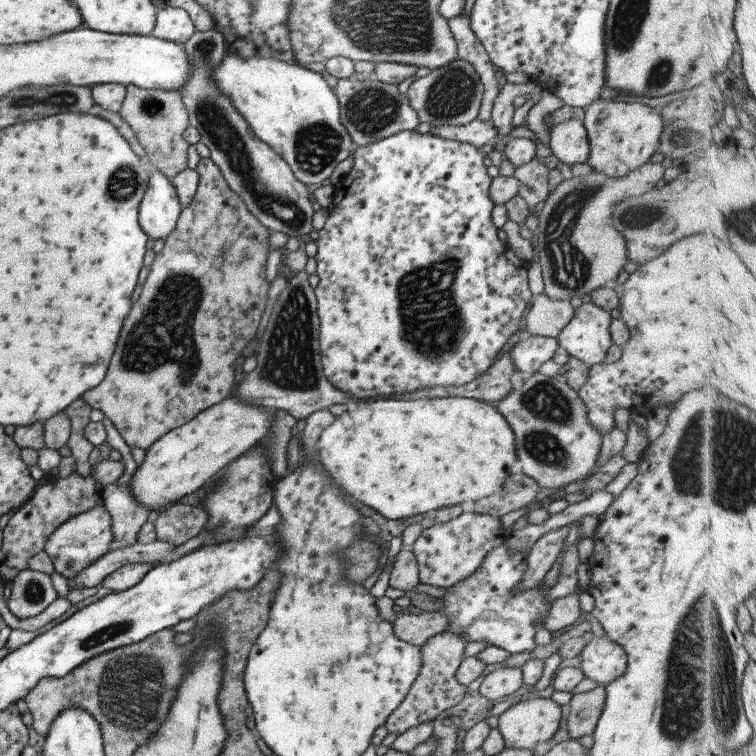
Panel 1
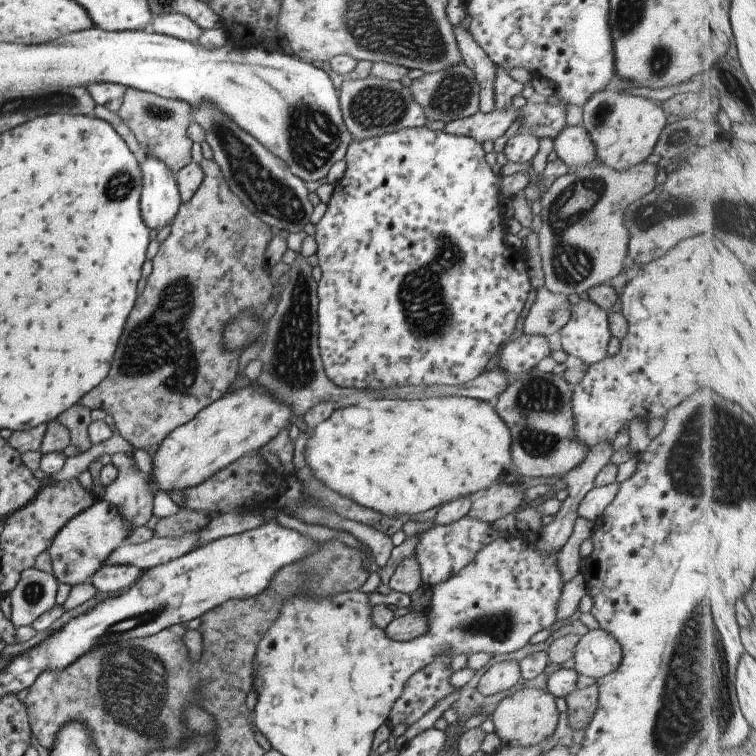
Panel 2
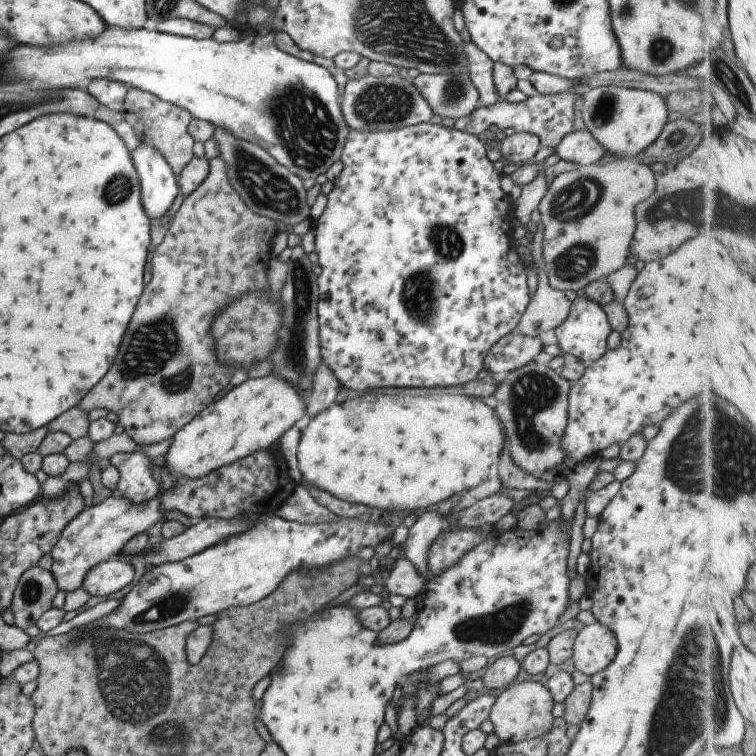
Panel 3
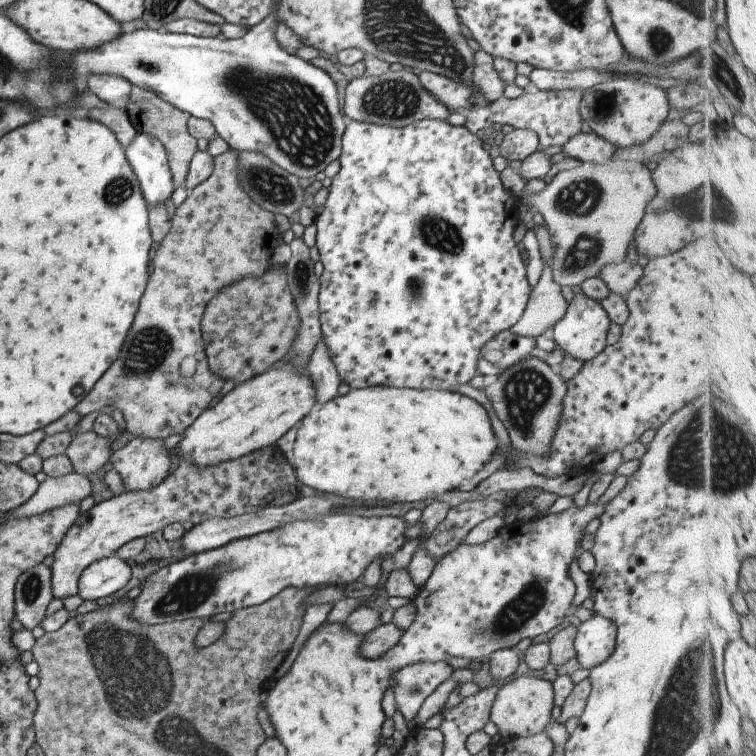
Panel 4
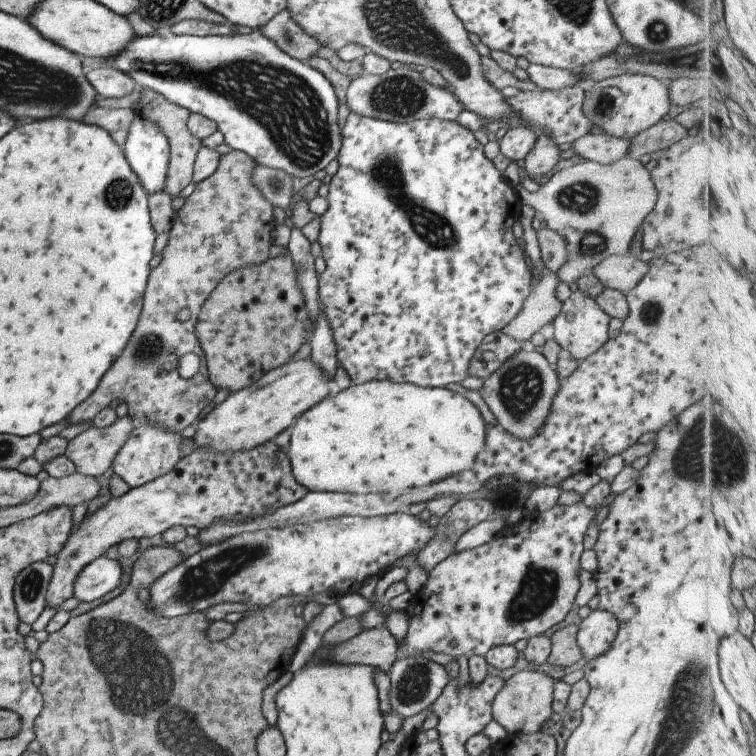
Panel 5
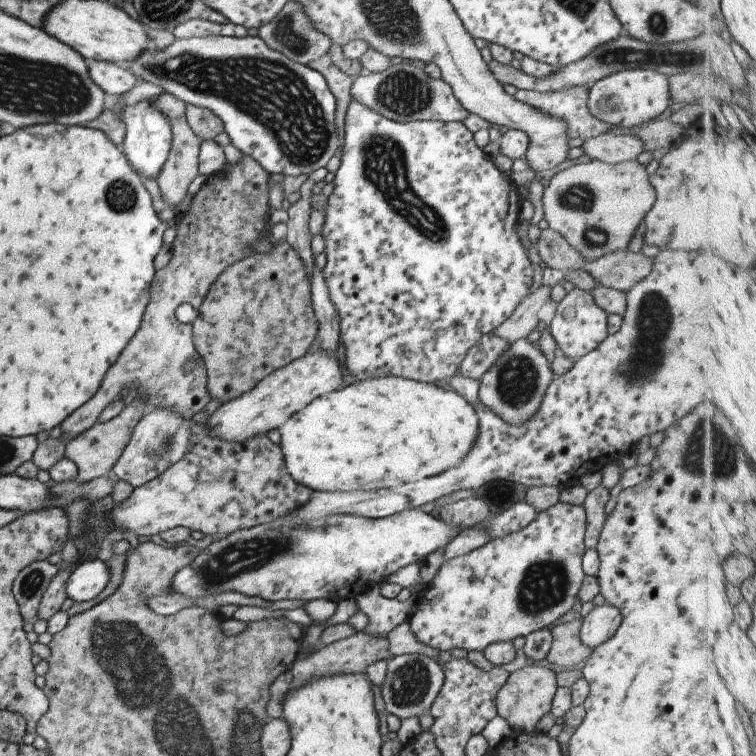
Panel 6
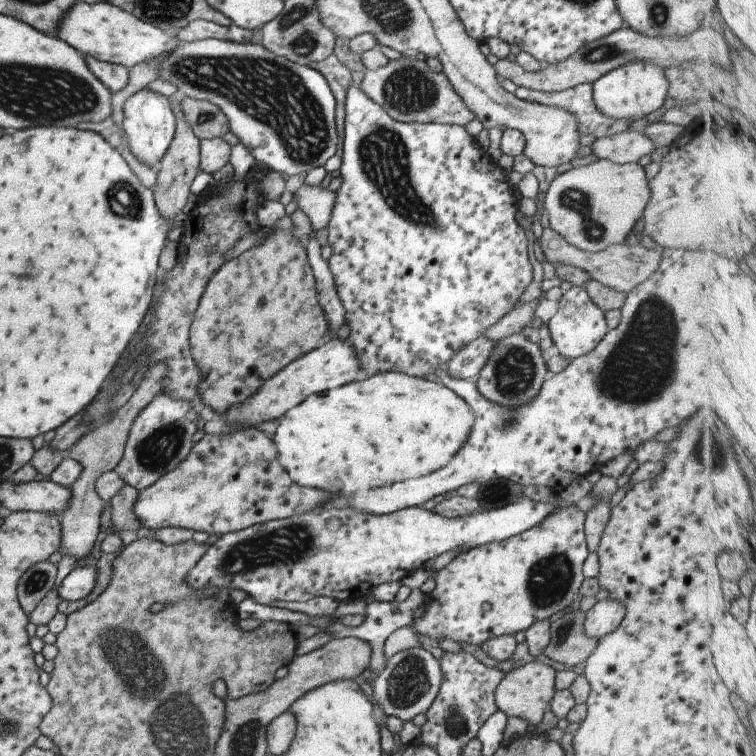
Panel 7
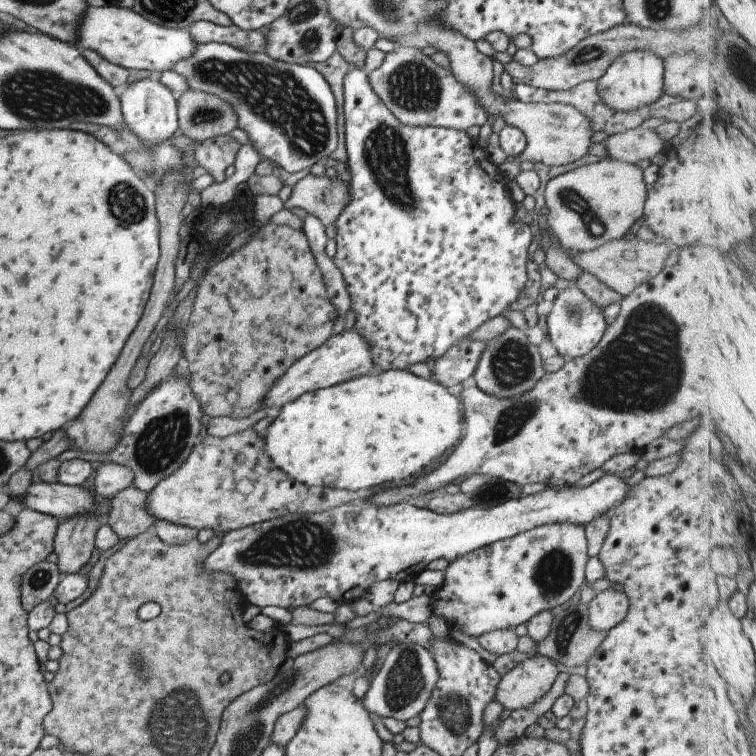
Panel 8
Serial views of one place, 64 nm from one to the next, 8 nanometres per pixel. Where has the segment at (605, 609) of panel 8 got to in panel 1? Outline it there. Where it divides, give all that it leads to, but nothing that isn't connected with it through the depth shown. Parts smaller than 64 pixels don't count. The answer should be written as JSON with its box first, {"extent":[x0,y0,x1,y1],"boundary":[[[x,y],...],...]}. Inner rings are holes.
{"extent":[579,634,627,686],"boundary":[[[604,634],[585,643],[579,654],[579,668],[584,677],[604,686],[623,674],[627,658],[621,647]]]}

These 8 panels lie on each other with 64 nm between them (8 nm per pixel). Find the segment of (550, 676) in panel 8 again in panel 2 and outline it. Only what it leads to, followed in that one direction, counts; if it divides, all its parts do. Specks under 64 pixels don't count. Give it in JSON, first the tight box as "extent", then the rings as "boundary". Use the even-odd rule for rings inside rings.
{"extent":[489,688,558,748],"boundary":[[[523,688],[499,700],[494,708],[489,719],[493,722],[494,734],[499,738],[501,746],[514,745],[524,748],[537,745],[554,732],[558,721],[554,697],[539,688]]]}

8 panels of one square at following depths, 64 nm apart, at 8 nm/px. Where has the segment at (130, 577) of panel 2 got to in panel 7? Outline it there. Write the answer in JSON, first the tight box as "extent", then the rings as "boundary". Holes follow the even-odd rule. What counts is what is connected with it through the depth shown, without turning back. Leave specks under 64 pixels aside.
{"extent":[56,566,96,602],"boundary":[[[96,566],[76,567],[72,569],[56,588],[61,600],[67,602],[87,596],[96,582]]]}

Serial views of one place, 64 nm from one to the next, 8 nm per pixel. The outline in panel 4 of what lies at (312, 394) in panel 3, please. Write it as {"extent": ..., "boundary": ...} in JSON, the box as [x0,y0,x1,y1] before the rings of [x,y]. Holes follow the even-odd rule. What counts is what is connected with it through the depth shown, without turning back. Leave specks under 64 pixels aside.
{"extent":[307,338,340,406],"boundary":[[[321,338],[315,344],[315,348],[313,348],[313,352],[311,352],[309,360],[307,360],[307,371],[309,378],[313,380],[313,388],[315,388],[314,404],[321,406],[321,404],[333,400],[340,380],[333,362],[329,358],[327,346],[323,344]]]}

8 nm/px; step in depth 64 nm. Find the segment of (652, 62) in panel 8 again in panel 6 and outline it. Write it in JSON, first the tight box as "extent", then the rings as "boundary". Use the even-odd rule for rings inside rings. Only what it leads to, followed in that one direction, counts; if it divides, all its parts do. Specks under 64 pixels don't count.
{"extent":[587,68,668,128],"boundary":[[[636,68],[622,70],[600,78],[587,90],[587,110],[593,118],[605,122],[607,126],[632,128],[651,122],[667,108],[668,78],[653,70]]]}

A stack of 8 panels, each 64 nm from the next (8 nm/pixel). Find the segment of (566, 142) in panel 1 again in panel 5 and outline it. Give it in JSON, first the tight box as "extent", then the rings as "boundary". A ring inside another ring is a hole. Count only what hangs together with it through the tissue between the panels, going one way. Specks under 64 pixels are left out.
{"extent":[569,132,630,164],"boundary":[[[591,132],[583,134],[581,138],[573,140],[569,149],[586,161],[611,164],[615,160],[627,157],[630,140],[625,138],[613,138],[603,132]]]}

